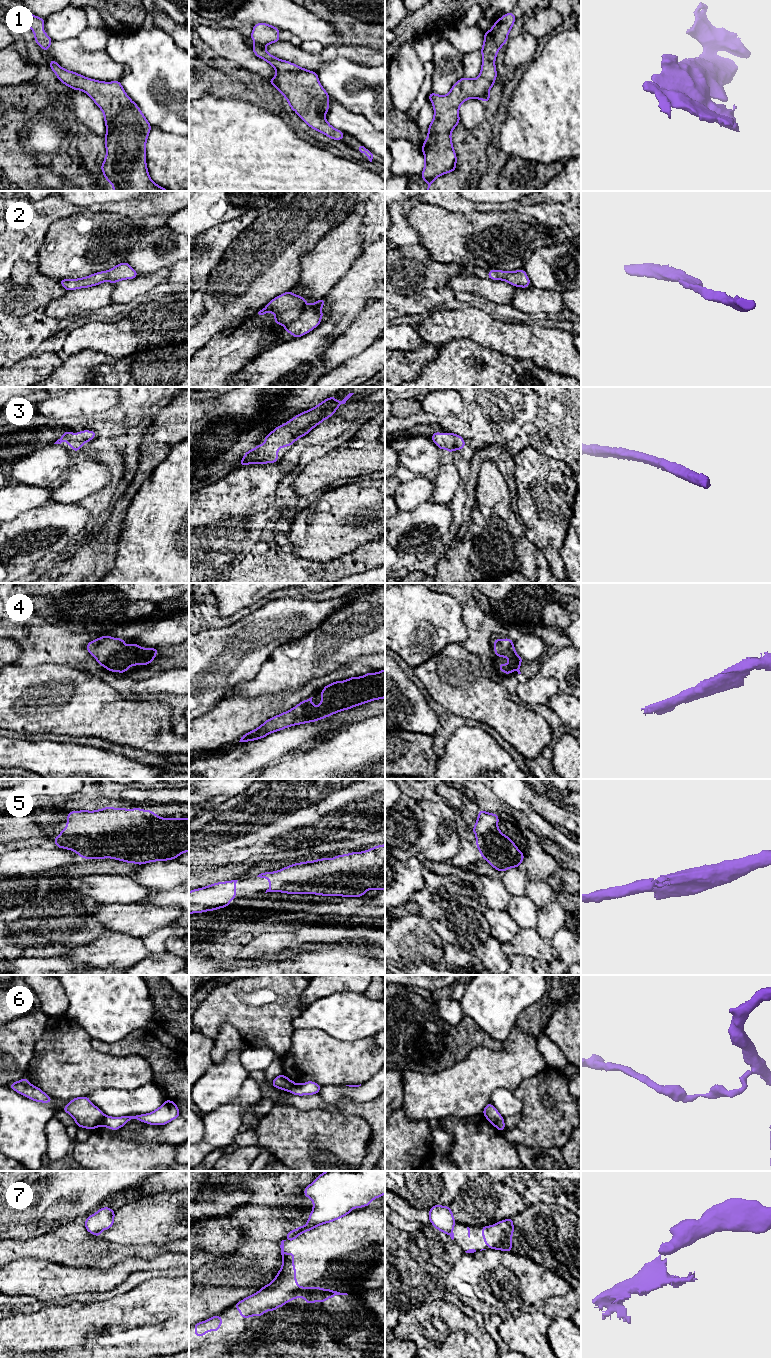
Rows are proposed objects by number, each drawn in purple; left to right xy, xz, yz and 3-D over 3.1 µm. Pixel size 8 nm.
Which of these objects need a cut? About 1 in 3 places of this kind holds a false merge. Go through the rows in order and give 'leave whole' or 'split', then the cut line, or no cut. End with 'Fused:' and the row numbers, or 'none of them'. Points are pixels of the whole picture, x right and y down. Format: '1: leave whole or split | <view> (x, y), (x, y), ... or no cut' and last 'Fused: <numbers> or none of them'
1: leave whole | no cut
2: leave whole | no cut
3: leave whole | no cut
4: leave whole | no cut
5: leave whole | no cut
6: split | xy (105, 1116), (96, 1126)
7: split | xz (295, 1235), (287, 1239)
Fused: 6, 7

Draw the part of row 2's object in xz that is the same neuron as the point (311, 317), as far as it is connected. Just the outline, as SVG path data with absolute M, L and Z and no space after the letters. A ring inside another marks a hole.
M289 290L271 300L263 310L257 310L256 315L272 312L275 315L274 324L283 325L284 332L290 332L294 338L298 338L317 327L324 315L320 311L325 304L324 298L308 306L306 303L305 298Z

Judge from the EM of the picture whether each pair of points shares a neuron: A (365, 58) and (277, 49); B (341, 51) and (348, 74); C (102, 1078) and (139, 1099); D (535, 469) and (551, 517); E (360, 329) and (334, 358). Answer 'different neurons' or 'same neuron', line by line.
A: same neuron
B: different neurons
C: different neurons
D: same neuron
E: same neuron

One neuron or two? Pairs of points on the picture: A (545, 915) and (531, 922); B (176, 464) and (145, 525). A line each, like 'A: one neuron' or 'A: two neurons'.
A: two neurons
B: one neuron

